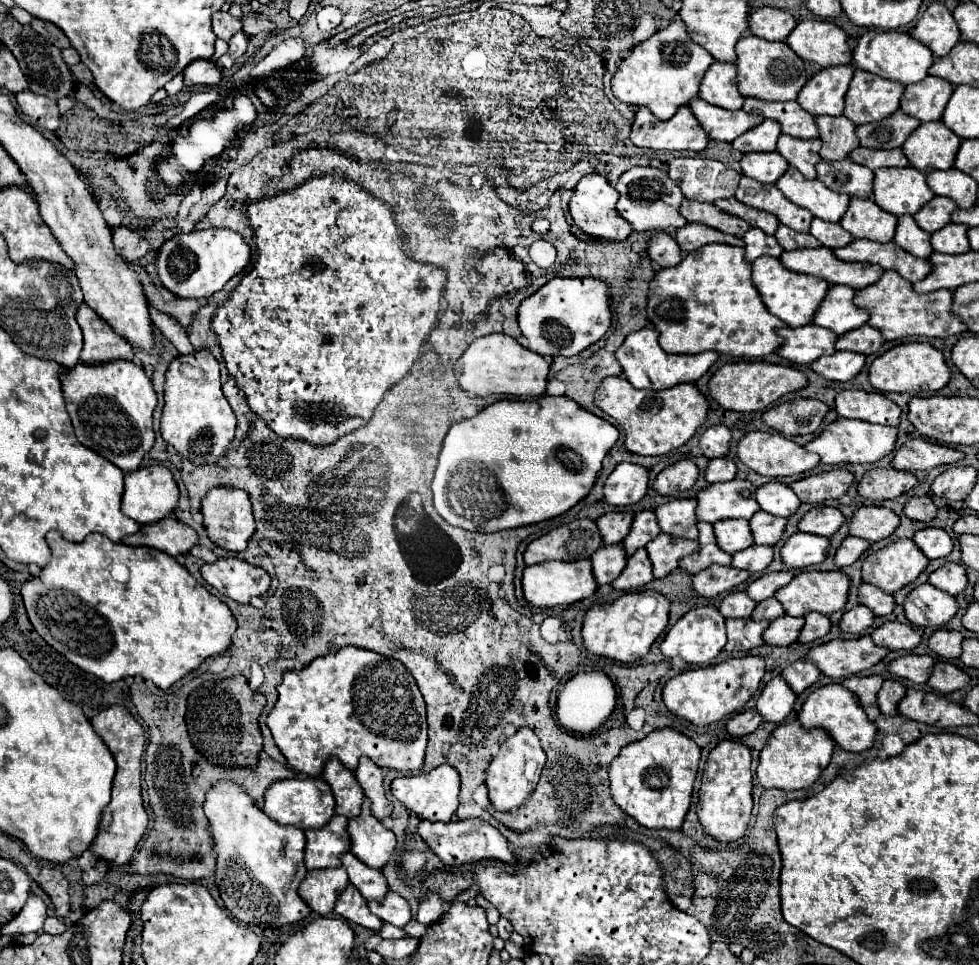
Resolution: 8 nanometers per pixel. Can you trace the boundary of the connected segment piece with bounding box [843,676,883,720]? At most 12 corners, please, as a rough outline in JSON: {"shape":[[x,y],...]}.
{"shape":[[851,676],[843,686],[857,696],[869,720],[879,716],[881,676]]}

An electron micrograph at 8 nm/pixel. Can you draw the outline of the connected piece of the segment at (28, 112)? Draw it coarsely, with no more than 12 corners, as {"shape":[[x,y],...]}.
{"shape":[[31,90],[15,94],[21,112],[37,126],[59,128],[55,100]]}

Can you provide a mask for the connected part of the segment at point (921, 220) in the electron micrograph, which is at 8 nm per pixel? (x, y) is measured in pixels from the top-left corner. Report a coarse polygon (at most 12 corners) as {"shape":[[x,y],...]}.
{"shape":[[935,196],[915,214],[929,234],[947,226],[955,202]]}

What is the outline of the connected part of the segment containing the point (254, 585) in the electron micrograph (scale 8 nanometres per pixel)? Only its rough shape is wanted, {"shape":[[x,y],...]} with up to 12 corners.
{"shape":[[241,558],[203,564],[207,584],[239,604],[271,588],[269,574]]}

